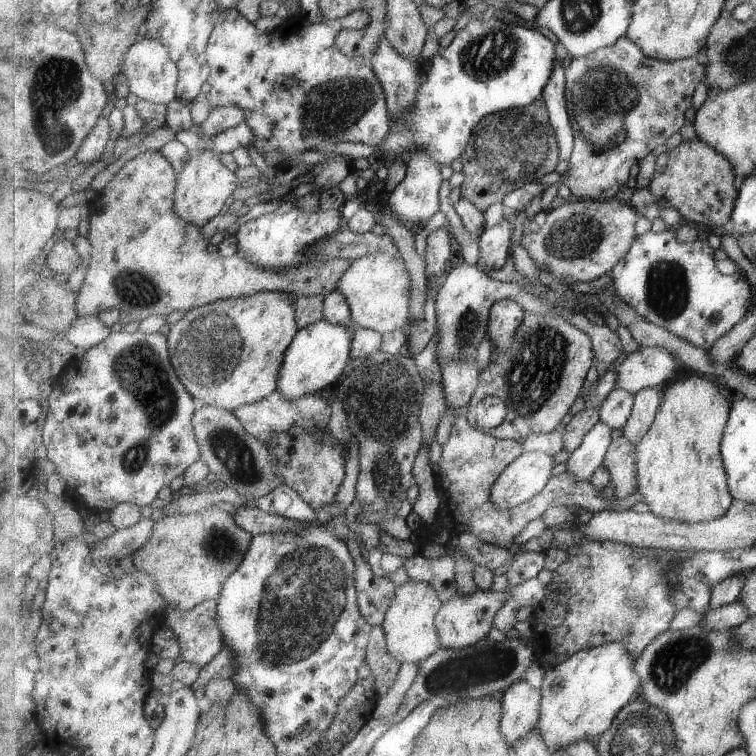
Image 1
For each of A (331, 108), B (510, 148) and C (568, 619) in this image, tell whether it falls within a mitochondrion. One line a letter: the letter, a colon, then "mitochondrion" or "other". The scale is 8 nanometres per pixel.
A: mitochondrion
B: mitochondrion
C: other

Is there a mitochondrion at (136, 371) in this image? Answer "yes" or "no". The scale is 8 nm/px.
yes

